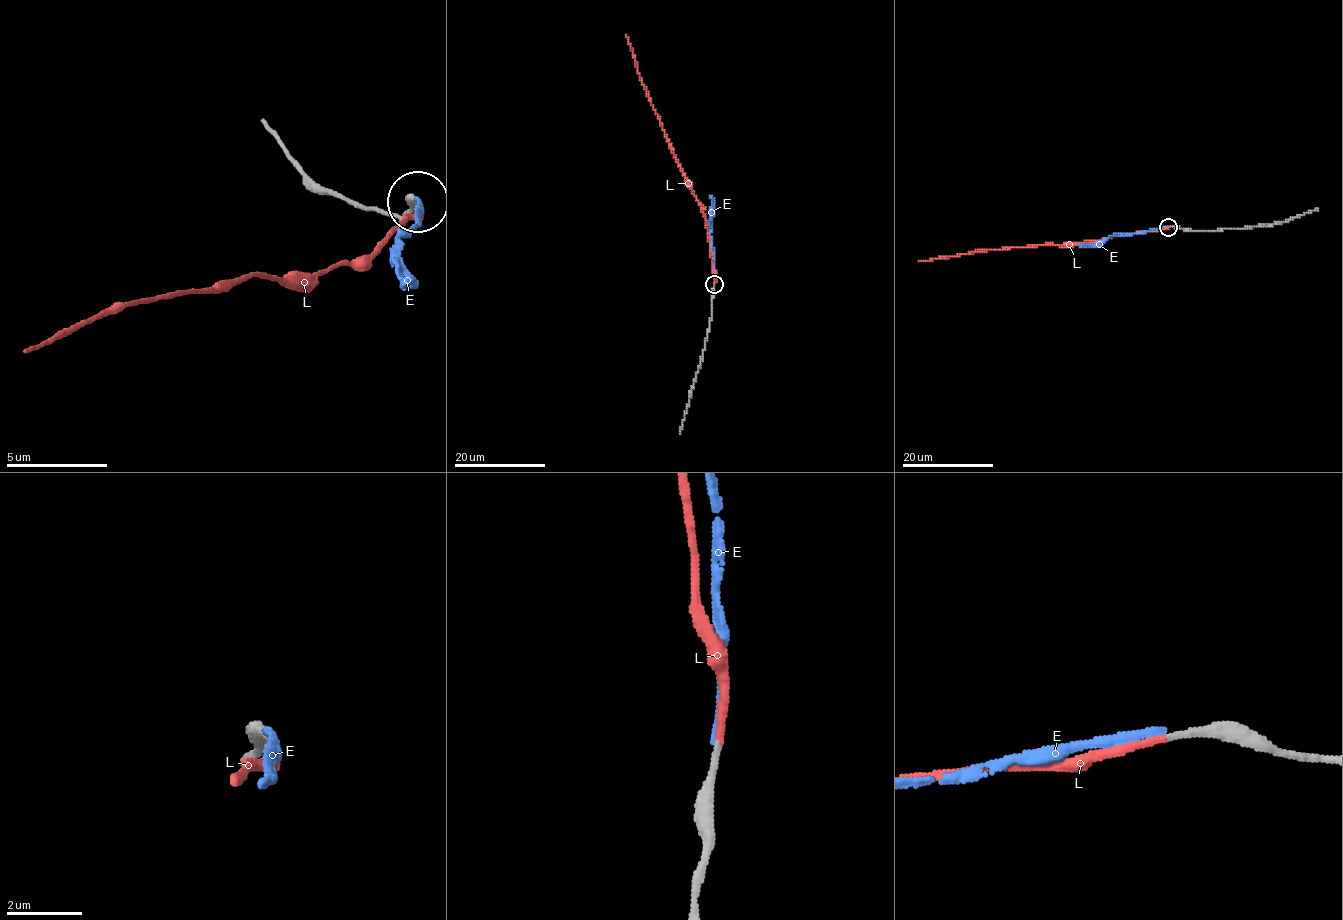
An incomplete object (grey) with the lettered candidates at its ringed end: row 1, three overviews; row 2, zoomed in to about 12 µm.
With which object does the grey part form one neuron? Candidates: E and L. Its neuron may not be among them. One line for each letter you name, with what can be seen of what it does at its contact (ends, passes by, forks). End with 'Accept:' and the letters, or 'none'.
L: It ends there
Accept: L

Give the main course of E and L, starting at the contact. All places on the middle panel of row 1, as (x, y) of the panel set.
E: (714, 283), (710, 196)
L: (714, 284), (703, 207), (675, 156), (650, 101), (626, 35)

